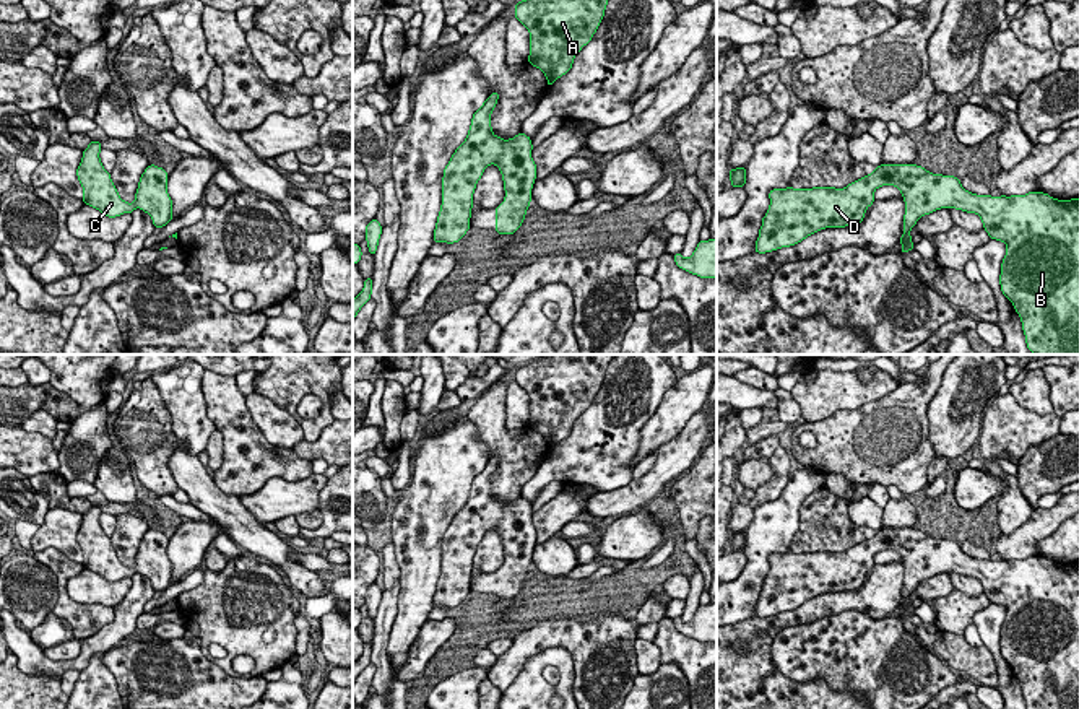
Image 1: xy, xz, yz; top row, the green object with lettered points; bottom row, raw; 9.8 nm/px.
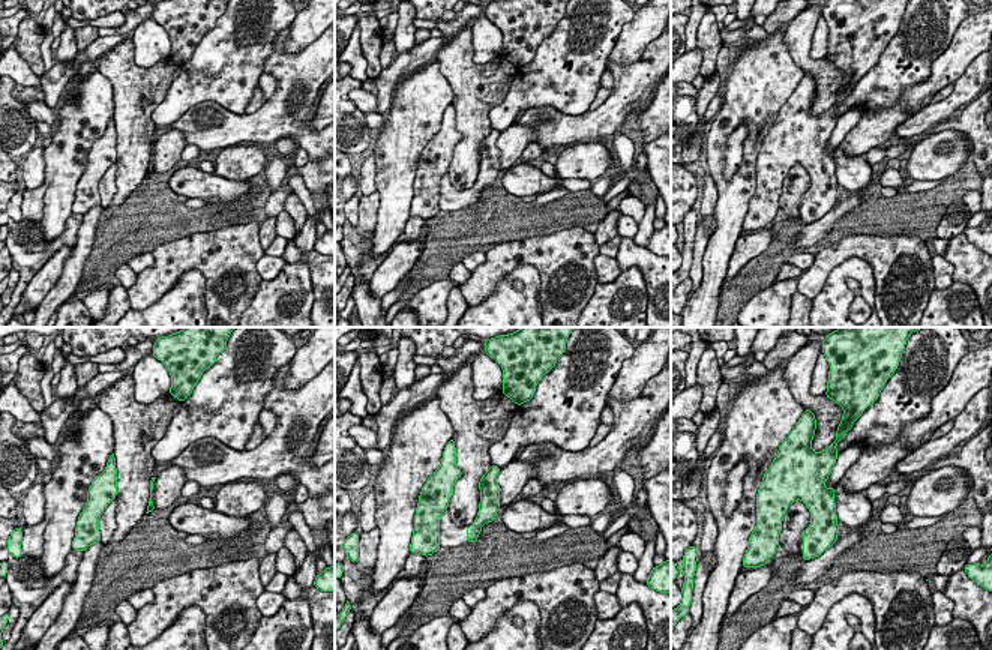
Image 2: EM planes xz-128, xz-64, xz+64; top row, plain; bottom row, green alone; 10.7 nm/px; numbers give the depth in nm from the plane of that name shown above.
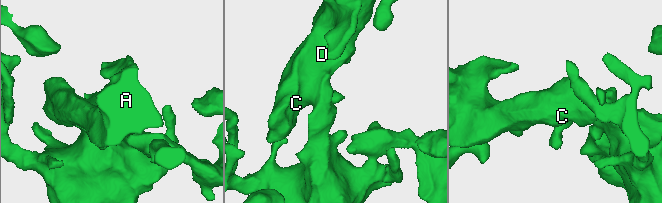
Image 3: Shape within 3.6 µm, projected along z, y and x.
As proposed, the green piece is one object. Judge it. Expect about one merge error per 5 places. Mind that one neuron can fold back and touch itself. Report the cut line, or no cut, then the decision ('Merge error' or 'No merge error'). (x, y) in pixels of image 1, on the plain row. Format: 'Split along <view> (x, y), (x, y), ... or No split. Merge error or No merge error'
No split. No merge error

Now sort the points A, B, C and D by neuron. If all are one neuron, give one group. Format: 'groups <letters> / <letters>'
groups A B C D

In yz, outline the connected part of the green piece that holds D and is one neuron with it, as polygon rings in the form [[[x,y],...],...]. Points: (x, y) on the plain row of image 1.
[[[881,528],[871,538],[848,548],[843,553],[812,551],[812,553],[774,553],[769,556],[770,569],[762,582],[754,616],[765,618],[782,611],[790,611],[808,600],[826,592],[858,590],[866,572],[874,566],[874,555],[882,550],[894,550],[900,555],[905,566],[902,615],[913,615],[910,595],[916,585],[941,572],[956,572],[980,581],[990,603],[1006,608],[1006,620],[1001,628],[999,649],[1003,659],[1012,667],[1020,681],[1027,709],[1079,709],[1079,563],[1058,564],[1043,556],[1025,559],[977,559],[965,555],[954,540],[933,538],[916,528]]]

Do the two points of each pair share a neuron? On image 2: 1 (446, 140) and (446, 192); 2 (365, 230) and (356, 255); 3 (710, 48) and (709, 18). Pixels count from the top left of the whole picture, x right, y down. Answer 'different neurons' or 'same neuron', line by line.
1: same neuron
2: different neurons
3: same neuron

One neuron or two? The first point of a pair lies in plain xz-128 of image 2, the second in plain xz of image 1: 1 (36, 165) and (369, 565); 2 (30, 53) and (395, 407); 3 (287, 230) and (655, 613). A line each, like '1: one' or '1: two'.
1: two
2: one
3: two

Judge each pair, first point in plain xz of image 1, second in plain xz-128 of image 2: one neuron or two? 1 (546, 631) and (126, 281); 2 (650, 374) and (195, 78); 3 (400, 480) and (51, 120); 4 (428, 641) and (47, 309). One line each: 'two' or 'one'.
1: two
2: one
3: two
4: two

